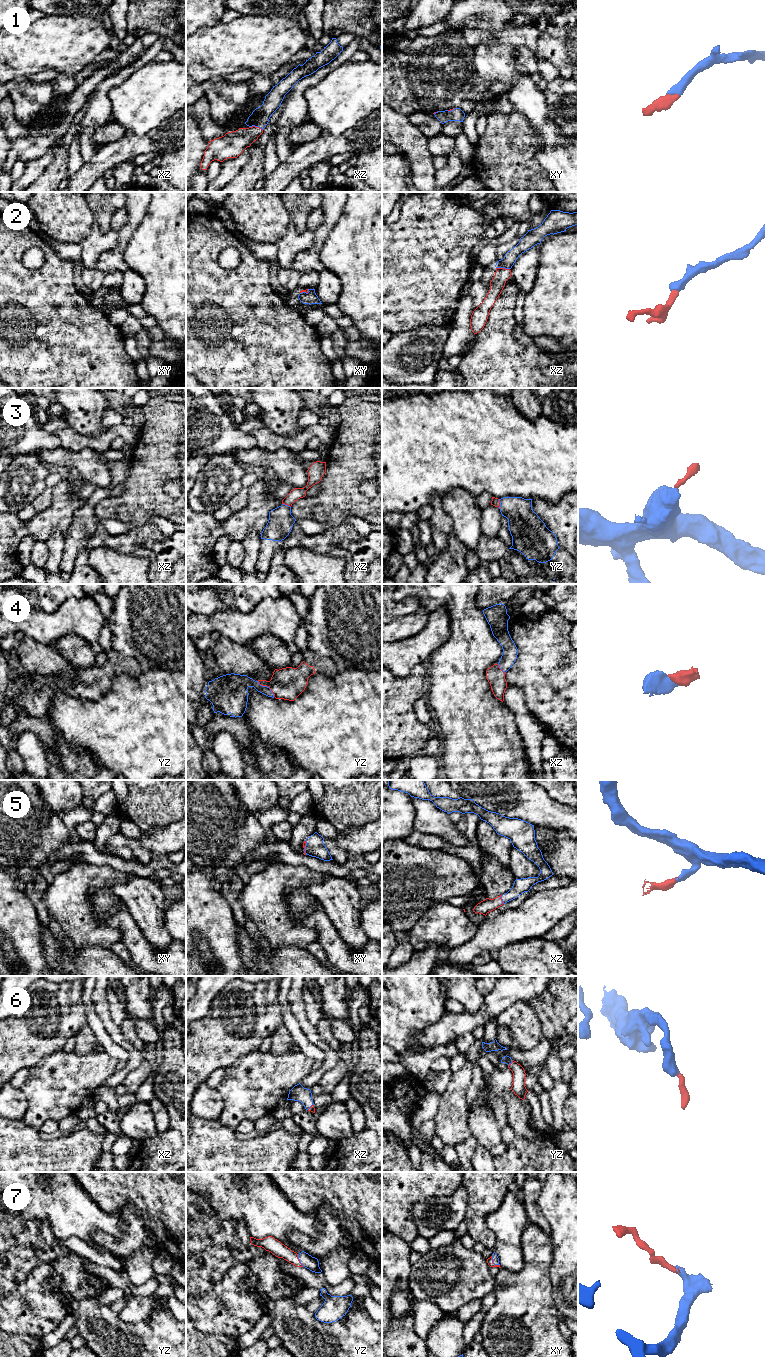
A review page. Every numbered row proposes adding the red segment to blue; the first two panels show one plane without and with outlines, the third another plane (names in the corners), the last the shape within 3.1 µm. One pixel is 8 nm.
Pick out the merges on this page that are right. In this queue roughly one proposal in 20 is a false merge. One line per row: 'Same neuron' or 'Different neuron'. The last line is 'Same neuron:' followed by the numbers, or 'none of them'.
1: Same neuron
2: Same neuron
3: Same neuron
4: Same neuron
5: Same neuron
6: Same neuron
7: Same neuron
Same neuron: 1, 2, 3, 4, 5, 6, 7

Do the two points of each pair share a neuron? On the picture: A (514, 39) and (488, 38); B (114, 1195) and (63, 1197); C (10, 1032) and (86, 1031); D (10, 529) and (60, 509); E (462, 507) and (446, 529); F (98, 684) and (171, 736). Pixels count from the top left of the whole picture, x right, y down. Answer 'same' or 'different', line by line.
A: same
B: different
C: different
D: same
E: different
F: different

